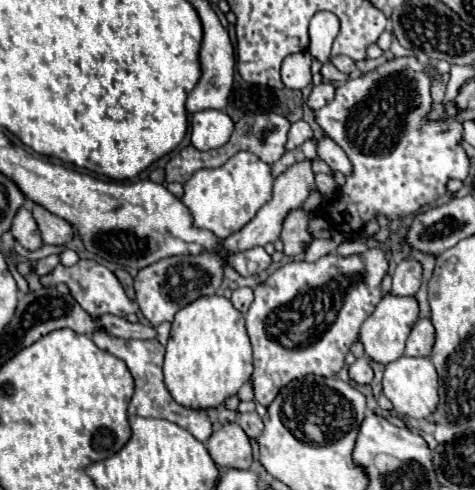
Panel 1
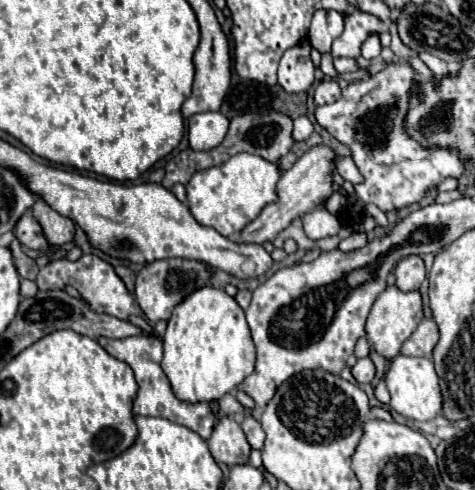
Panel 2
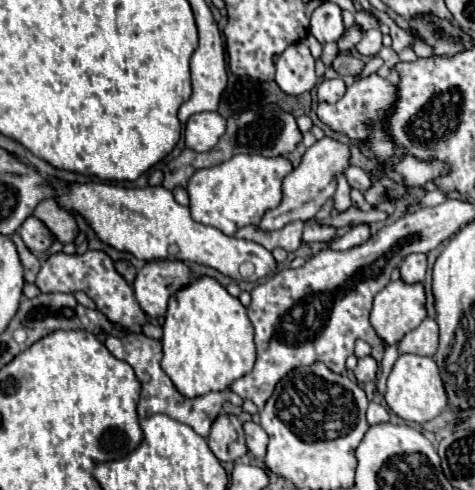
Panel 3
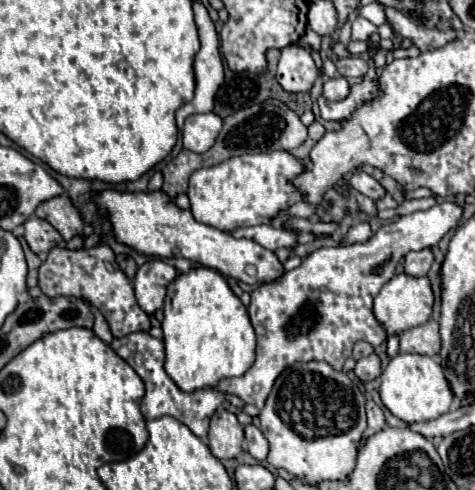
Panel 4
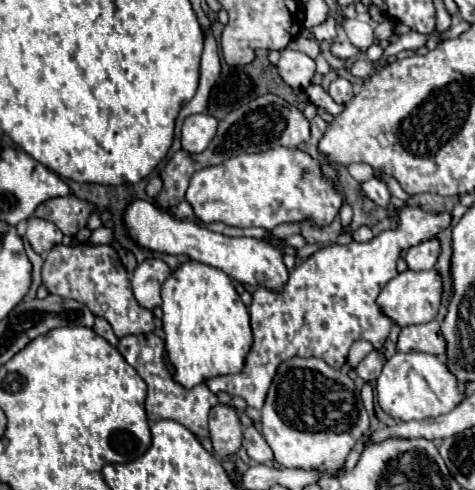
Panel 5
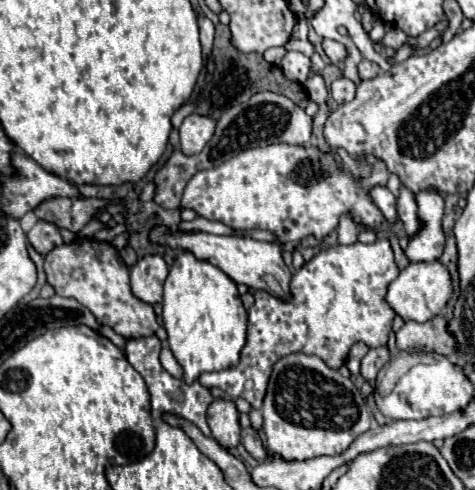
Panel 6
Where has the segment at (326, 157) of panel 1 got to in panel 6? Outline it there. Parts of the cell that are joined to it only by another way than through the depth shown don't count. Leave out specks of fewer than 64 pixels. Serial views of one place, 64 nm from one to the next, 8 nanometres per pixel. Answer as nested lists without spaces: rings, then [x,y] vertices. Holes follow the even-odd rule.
[[[374,186],[370,194],[372,194],[376,206],[382,210],[384,220],[386,220],[388,224],[394,224],[394,222],[398,220],[398,212],[396,212],[396,196],[394,196],[388,188],[384,188],[384,186]]]

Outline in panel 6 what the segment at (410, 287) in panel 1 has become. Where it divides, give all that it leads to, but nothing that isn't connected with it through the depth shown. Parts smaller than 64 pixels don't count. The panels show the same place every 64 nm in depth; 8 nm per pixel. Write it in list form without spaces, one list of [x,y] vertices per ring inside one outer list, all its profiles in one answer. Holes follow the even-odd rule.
[[[426,188],[416,194],[418,216],[420,216],[420,232],[410,238],[406,246],[406,256],[410,262],[432,262],[442,256],[444,250],[444,198],[436,188]]]

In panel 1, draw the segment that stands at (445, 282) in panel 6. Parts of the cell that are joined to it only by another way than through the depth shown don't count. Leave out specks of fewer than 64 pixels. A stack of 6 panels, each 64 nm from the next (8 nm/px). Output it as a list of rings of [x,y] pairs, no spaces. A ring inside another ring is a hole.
[[[386,294],[376,310],[368,316],[368,320],[362,324],[360,328],[360,342],[364,344],[366,356],[380,362],[380,364],[390,364],[394,360],[398,360],[404,352],[404,342],[410,334],[410,330],[414,328],[414,324],[418,322],[420,308],[418,308],[418,300],[414,296],[392,296]]]

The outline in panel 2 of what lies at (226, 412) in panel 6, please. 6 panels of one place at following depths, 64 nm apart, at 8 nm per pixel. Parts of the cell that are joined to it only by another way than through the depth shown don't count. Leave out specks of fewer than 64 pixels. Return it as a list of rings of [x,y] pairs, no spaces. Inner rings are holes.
[[[232,416],[218,420],[212,436],[208,438],[208,446],[218,464],[246,464],[250,458],[250,444]]]

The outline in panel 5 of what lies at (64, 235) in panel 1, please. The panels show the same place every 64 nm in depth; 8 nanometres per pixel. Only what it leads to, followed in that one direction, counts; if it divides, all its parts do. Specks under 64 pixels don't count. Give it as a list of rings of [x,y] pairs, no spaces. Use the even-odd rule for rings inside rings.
[[[74,194],[64,198],[52,198],[42,202],[36,208],[36,216],[48,222],[54,222],[64,234],[74,236],[88,224],[88,216],[92,214],[94,204],[76,198]]]

